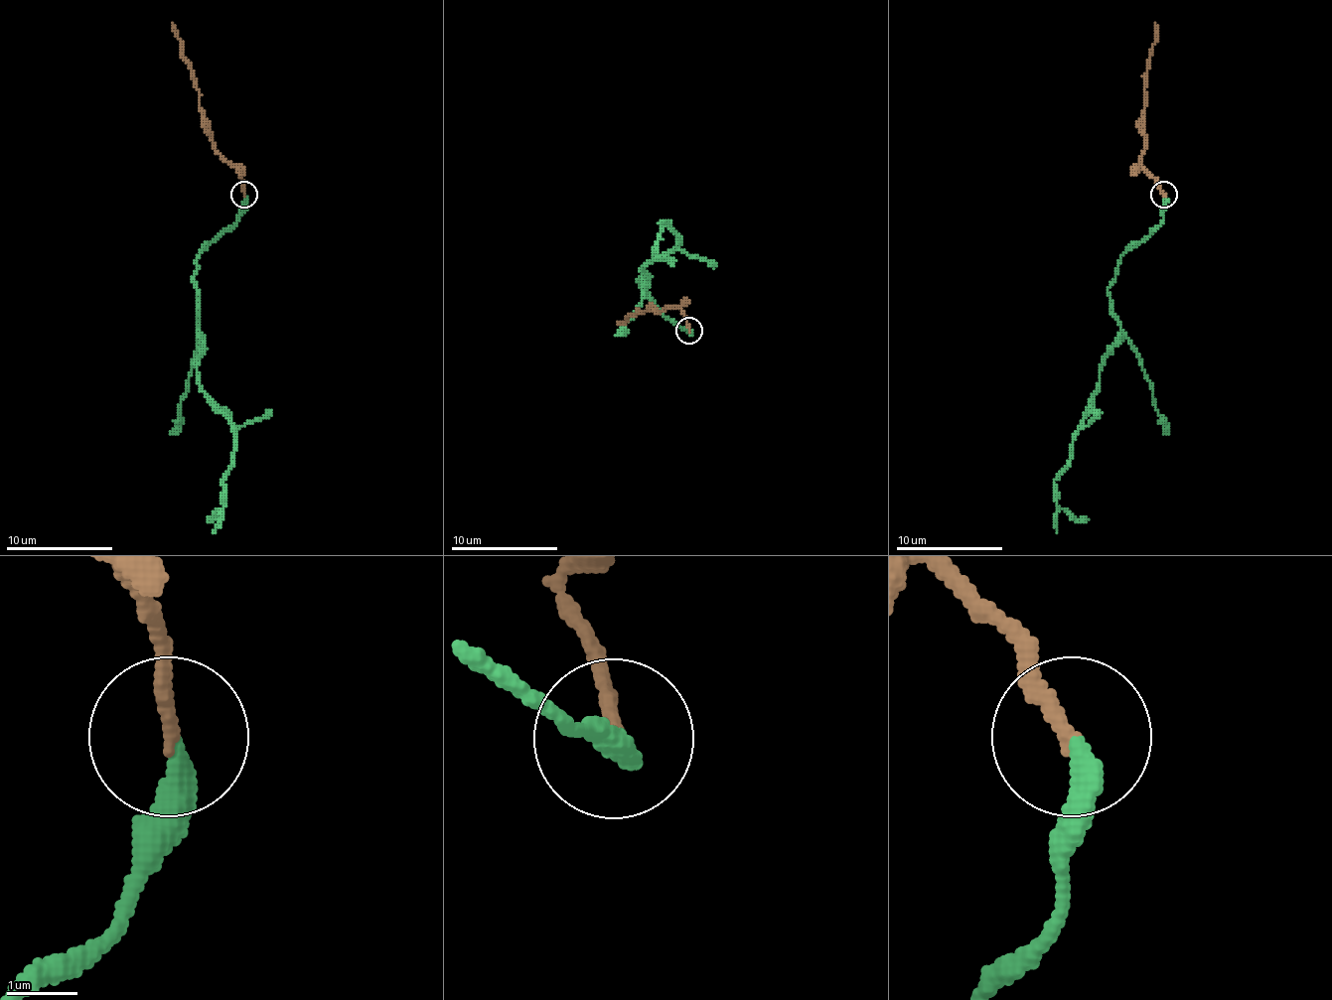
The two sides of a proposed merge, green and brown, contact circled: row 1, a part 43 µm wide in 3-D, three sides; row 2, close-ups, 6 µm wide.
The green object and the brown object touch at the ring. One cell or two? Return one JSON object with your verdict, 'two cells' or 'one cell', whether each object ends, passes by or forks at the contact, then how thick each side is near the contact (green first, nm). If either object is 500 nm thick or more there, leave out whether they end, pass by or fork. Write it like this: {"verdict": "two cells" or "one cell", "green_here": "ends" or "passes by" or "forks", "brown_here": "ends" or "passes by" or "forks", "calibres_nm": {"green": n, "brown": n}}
{"verdict": "one cell", "green_here": "ends", "brown_here": "ends", "calibres_nm": {"green": 320, "brown": 220}}

